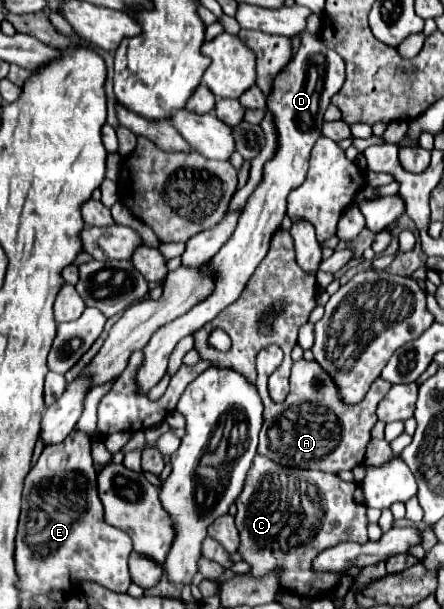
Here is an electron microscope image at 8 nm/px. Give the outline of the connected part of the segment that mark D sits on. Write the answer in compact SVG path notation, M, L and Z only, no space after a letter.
M302 32L300 36L300 48L294 54L294 58L278 72L278 78L274 78L274 88L268 96L268 110L274 116L274 128L278 132L278 148L274 156L264 164L262 180L248 198L244 212L238 220L238 228L232 234L232 238L220 248L220 252L208 260L208 268L218 274L218 286L212 296L208 296L204 302L196 304L186 314L178 316L174 322L160 328L150 342L144 346L144 362L136 372L136 386L138 394L148 394L152 386L156 386L162 376L166 374L168 358L174 350L174 346L188 334L194 334L198 328L214 320L218 312L222 312L226 306L230 306L238 296L242 294L246 282L258 268L258 264L264 260L266 250L270 250L270 240L274 232L280 228L284 214L286 214L286 198L290 190L298 188L308 172L308 160L310 150L318 136L322 134L324 124L324 112L330 104L330 98L342 88L346 80L344 72L344 60L330 48L326 48L320 40L320 34Z

